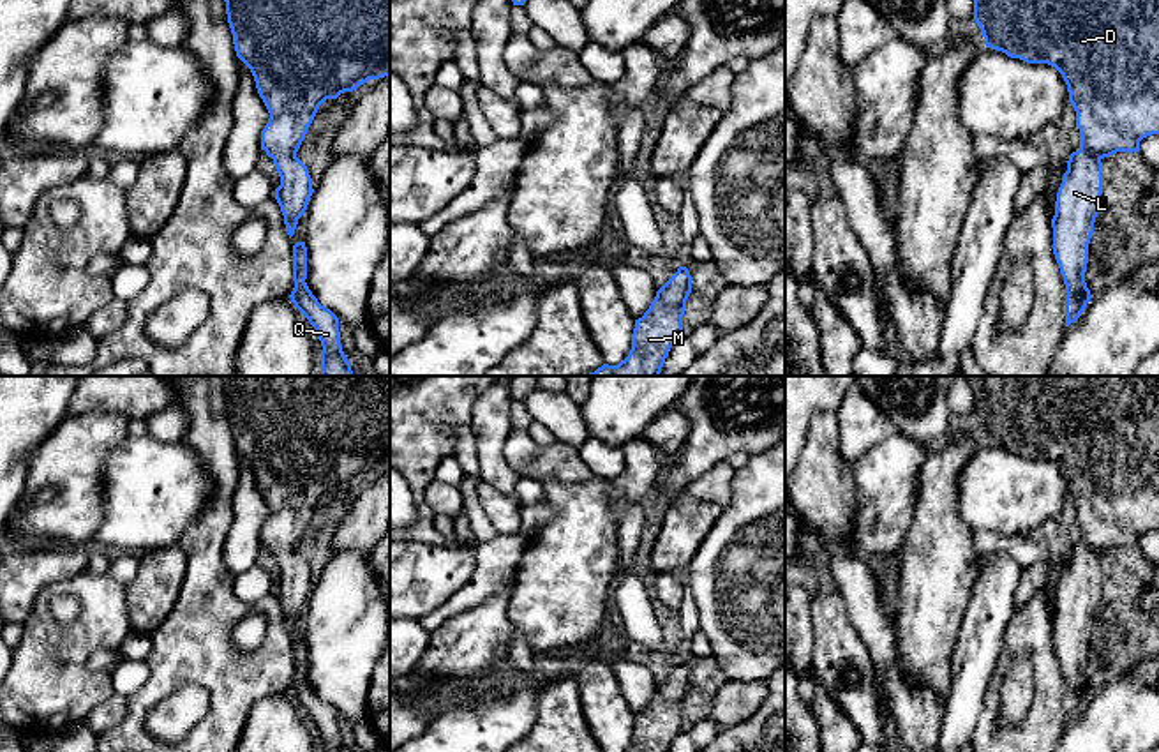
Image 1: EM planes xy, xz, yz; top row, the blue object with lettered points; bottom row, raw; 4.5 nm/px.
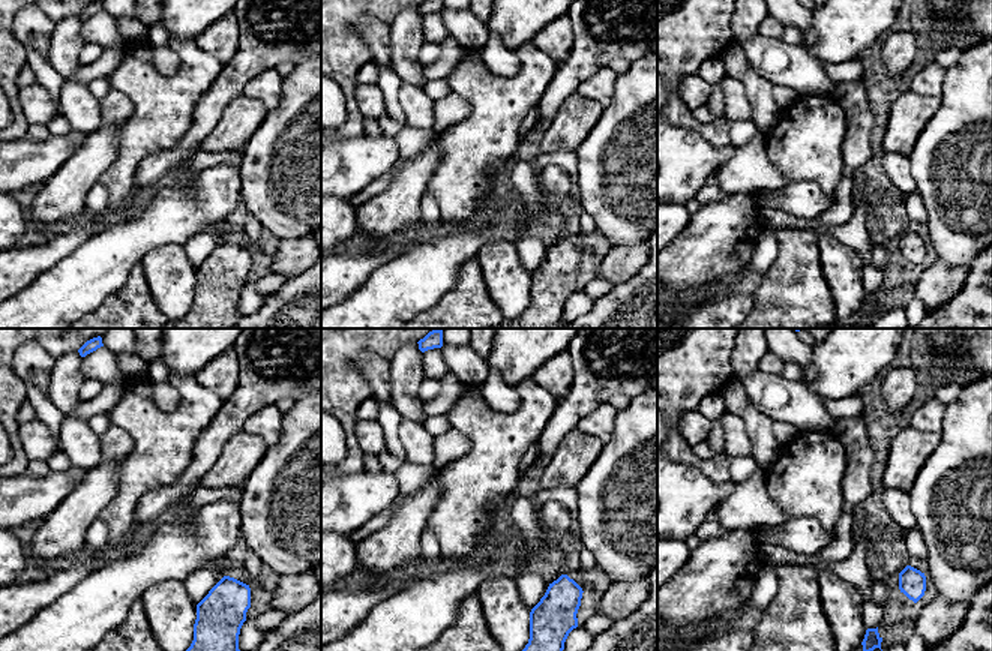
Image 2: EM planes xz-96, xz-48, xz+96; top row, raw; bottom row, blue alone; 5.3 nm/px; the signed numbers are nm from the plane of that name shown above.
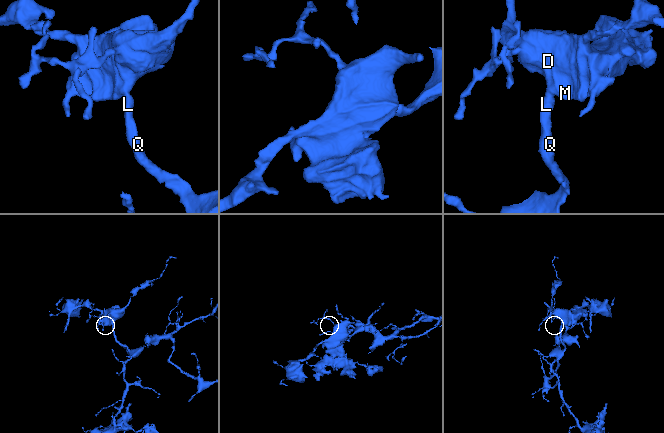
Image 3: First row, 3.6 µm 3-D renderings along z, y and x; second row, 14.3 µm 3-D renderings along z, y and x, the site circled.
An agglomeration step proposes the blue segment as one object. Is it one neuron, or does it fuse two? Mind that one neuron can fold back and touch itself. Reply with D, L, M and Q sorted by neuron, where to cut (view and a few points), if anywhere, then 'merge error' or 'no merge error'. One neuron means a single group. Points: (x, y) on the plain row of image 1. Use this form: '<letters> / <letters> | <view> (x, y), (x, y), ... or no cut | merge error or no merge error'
D L M Q | no cut | no merge error

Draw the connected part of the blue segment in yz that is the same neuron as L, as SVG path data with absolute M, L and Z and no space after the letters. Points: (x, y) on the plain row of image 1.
M965 376L974 395L974 415L986 443L1027 459L1055 462L1076 507L1080 544L1069 551L1057 588L1053 650L1066 680L1066 722L1074 718L1092 690L1085 678L1088 639L1103 590L1103 554L1117 547L1140 547L1140 537L1159 530L1159 376Z

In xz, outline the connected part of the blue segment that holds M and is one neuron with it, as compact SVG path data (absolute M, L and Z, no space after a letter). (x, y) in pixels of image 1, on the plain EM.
M686 662L656 687L642 713L635 715L628 752L669 752L670 743L683 731L683 711L692 688L692 671Z

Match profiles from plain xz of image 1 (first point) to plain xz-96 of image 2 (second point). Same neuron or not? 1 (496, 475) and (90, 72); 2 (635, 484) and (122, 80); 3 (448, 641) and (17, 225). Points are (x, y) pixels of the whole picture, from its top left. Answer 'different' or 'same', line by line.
1: different
2: same
3: different

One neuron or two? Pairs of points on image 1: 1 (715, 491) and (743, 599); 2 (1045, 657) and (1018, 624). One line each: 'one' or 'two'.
1: two
2: one

